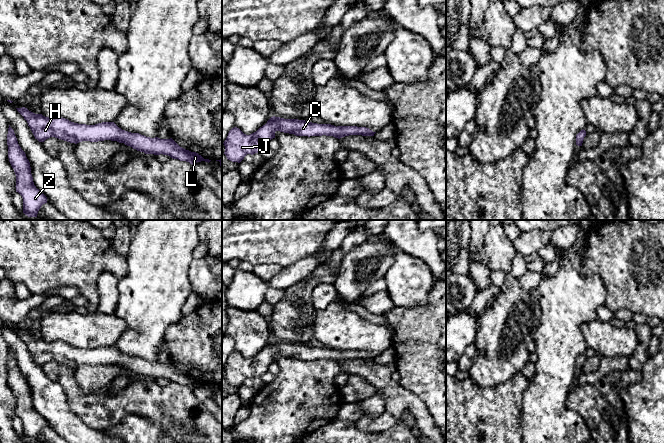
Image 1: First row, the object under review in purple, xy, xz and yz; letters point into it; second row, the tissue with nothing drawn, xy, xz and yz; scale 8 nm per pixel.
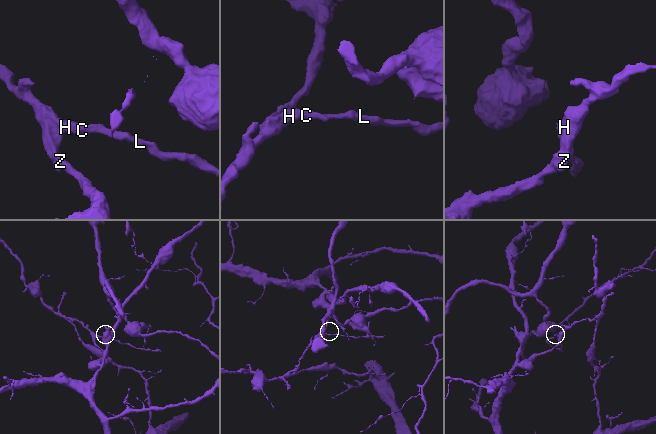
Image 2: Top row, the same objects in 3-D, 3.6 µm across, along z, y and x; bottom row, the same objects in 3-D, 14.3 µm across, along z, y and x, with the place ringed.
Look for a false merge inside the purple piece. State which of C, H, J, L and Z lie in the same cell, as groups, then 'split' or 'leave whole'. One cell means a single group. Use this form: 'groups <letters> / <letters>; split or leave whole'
groups C H J Z / L; split

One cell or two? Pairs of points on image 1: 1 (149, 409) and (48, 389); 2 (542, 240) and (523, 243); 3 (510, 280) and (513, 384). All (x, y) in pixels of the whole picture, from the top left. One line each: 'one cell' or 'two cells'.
1: two cells
2: one cell
3: two cells

